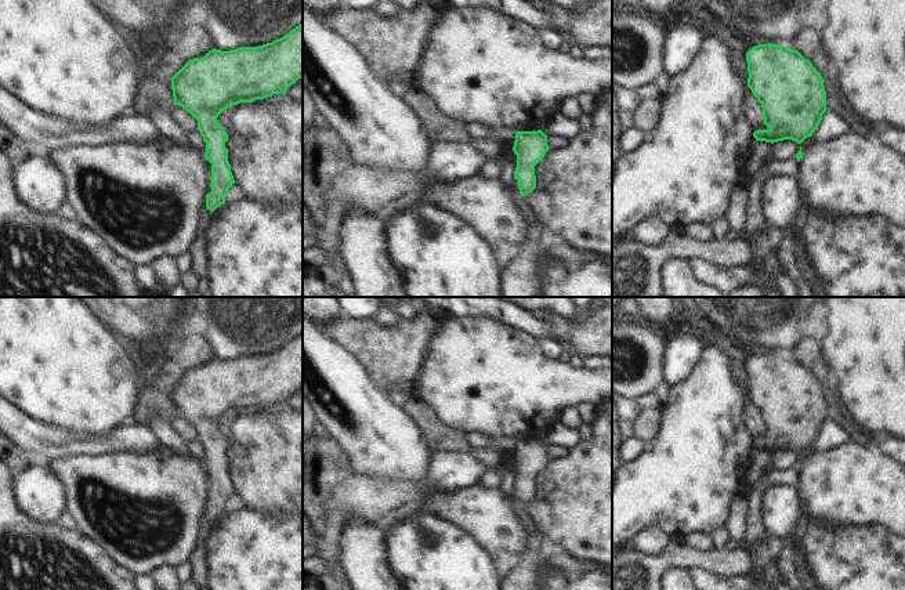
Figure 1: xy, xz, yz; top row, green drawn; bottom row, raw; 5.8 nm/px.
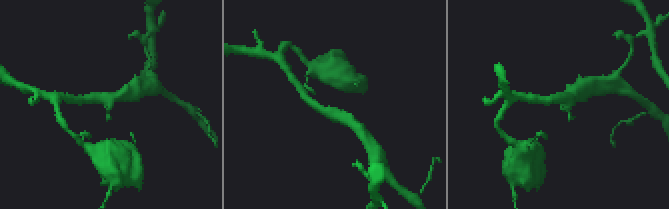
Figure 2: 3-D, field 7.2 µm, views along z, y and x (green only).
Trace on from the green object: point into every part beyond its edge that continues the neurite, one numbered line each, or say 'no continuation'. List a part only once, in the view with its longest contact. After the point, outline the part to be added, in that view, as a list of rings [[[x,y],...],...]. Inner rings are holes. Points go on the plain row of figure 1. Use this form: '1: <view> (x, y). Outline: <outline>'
1: xy (198, 557). Outline: [[[206,470],[207,475],[207,493],[206,493],[206,503],[203,506],[203,514],[199,520],[199,526],[198,526],[198,536],[196,536],[196,543],[195,547],[189,555],[189,562],[192,565],[192,580],[198,587],[206,586],[207,579],[209,579],[209,568],[206,562],[206,549],[204,549],[204,542],[206,537],[211,529],[211,521],[206,517],[206,504],[211,502],[211,473]]]

